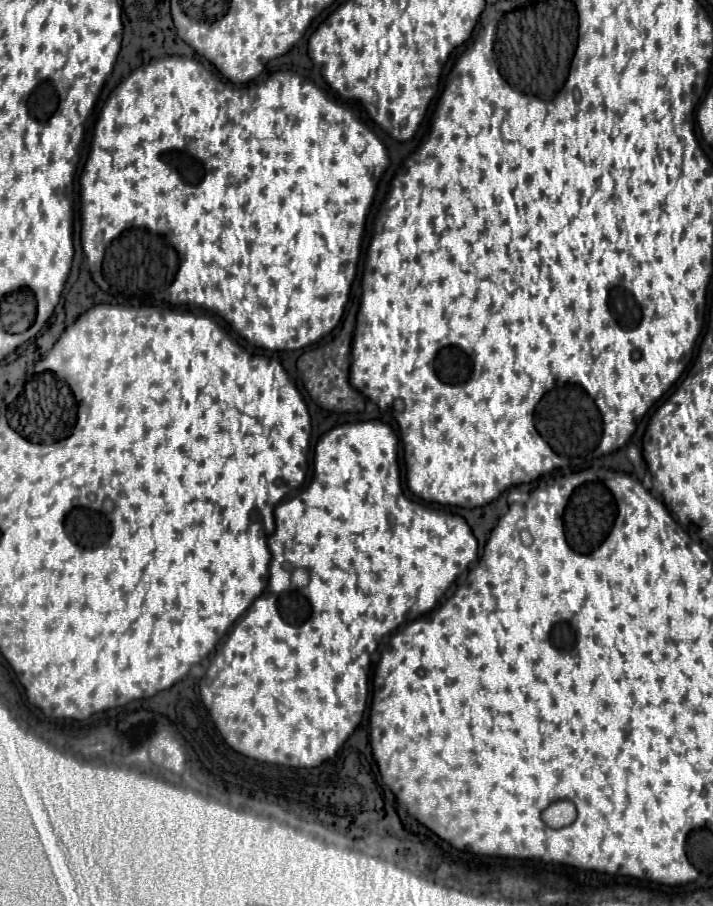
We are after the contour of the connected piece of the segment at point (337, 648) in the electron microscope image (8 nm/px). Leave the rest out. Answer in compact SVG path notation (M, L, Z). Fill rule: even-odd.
M359 422L359 424L343 424L327 432L319 444L315 446L315 476L313 482L299 492L295 498L285 500L275 506L275 534L269 538L271 548L271 564L269 572L271 582L267 590L251 604L251 608L245 612L245 616L235 624L229 638L223 642L221 650L215 652L211 666L207 668L207 674L201 680L201 698L205 708L209 710L217 730L221 732L223 740L239 754L287 768L317 768L325 760L335 758L339 748L347 742L347 738L355 732L363 718L363 710L367 704L367 692L369 692L369 662L371 654L377 650L377 644L383 636L395 632L397 628L417 620L419 616L427 614L445 598L447 590L455 584L461 572L467 572L467 568L477 562L477 540L469 528L469 524L457 516L457 514L445 514L441 510L433 510L425 504L417 504L409 500L399 482L399 466L397 466L397 436L393 430L383 422ZM283 564L289 564L293 568L305 568L309 572L309 584L303 590L291 590L287 586L289 572L283 570Z

